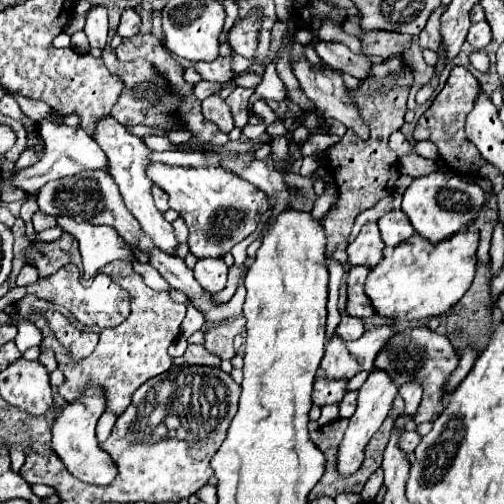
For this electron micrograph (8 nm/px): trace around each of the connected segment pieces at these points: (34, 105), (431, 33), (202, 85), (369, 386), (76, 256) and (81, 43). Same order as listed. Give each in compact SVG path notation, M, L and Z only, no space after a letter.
M19 94L13 95L18 102L22 112L32 120L39 123L41 120L51 120L55 123L62 123L61 116L55 115L51 107L41 100L33 100Z
M437 6L435 10L433 10L433 14L429 16L429 20L427 20L427 26L421 30L421 34L419 34L419 44L423 46L423 48L431 48L433 52L439 48L439 44L441 44L441 34L439 34L439 18L441 18L441 14L445 12L445 8L447 6Z
M197 82L195 86L193 86L193 94L199 98L199 100L205 100L207 96L211 96L211 94L215 94L217 90L219 90L221 86L215 86L215 82Z
M379 368L371 370L371 374L365 380L365 384L359 388L357 410L349 418L349 428L347 428L345 438L341 440L341 446L339 446L339 462L337 462L339 474L349 476L349 474L353 474L361 466L361 462L363 462L363 446L379 430L381 422L389 414L389 408L391 408L391 402L393 402L395 396L397 396L397 384L391 380L391 376L385 370L379 370Z
M65 234L61 240L55 242L35 242L29 244L25 250L25 262L31 262L37 266L41 276L51 276L57 272L57 268L65 264L81 264L81 254L77 248L77 240L71 234Z
M78 31L71 36L71 47L80 53L88 53L90 44L84 31Z

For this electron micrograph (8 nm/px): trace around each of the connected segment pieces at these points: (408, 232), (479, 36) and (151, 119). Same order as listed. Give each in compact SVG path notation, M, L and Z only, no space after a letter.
M391 210L379 218L379 230L385 246L397 246L415 234L407 214L403 210Z
M481 20L481 22L471 24L469 34L467 34L467 40L469 40L475 48L483 50L483 48L491 42L491 26L489 26L489 22Z
M103 50L103 56L101 56L101 58L103 58L107 70L109 70L111 74L117 74L117 76L123 80L123 84L125 84L125 88L123 88L123 92L121 92L117 104L115 104L113 110L111 110L111 116L113 116L117 122L121 122L121 124L125 124L125 126L145 124L145 126L163 128L163 130L177 130L177 128L179 128L179 124L177 124L177 120L175 120L175 108L177 108L177 104L179 104L179 98L175 98L175 96L169 92L167 82L155 72L155 68L153 68L149 62L137 60L137 62L127 62L127 64L123 64L123 62L119 62L119 60L115 58L115 54L109 52L109 50Z

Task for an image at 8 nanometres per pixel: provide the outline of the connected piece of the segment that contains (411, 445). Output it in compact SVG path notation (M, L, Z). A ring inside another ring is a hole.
M405 432L403 434L403 438L401 438L401 448L409 454L409 452L413 452L415 448L417 448L417 444L421 442L421 434L417 434L417 432Z

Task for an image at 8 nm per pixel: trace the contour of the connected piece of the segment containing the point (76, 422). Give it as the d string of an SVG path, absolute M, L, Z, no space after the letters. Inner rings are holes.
M87 388L85 396L79 402L67 404L55 418L55 424L51 428L53 432L53 450L63 460L65 468L79 478L81 482L95 484L95 486L109 486L117 476L115 462L105 454L103 448L99 448L95 440L95 424L99 416L103 414L103 394L99 388Z

